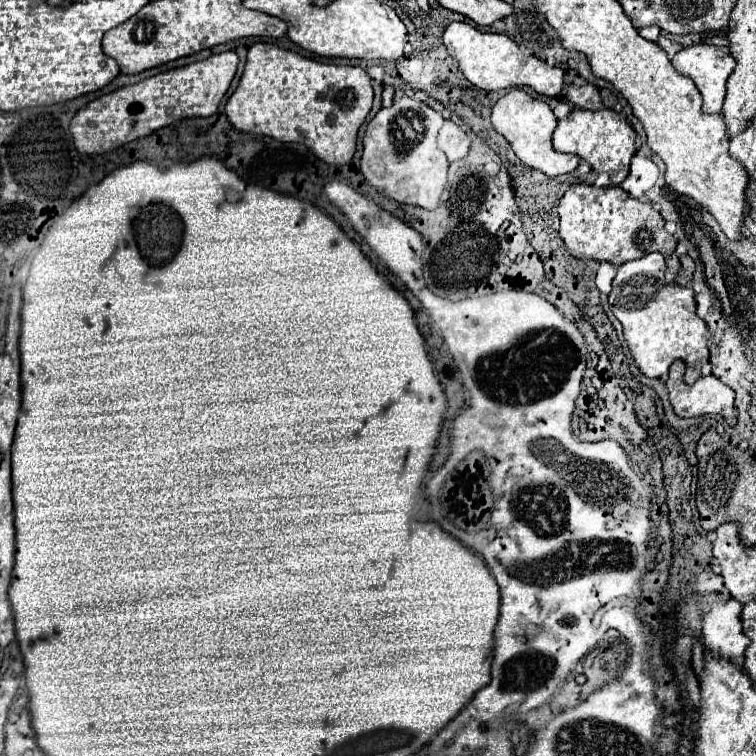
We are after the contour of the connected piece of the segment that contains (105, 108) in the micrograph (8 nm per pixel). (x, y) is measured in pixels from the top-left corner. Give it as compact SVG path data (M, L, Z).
M225 51L211 55L205 61L191 63L187 67L171 69L153 77L147 77L135 85L121 87L109 95L91 101L87 107L79 109L71 121L73 145L79 153L101 155L109 153L125 143L153 135L155 131L173 125L181 119L191 117L211 117L227 93L237 71L235 51Z

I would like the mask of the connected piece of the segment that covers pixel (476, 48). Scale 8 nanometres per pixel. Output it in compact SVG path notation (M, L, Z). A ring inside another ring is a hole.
M451 23L443 33L443 45L449 55L459 61L463 75L483 91L511 89L511 87L531 87L535 93L545 97L555 97L563 89L563 69L549 67L537 57L523 55L515 41L503 33L481 33L467 23Z

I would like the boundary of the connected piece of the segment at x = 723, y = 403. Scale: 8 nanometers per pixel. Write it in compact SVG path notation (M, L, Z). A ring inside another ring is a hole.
M675 361L669 369L667 389L669 389L669 401L673 411L683 417L699 417L699 415L721 415L729 423L733 423L733 399L735 393L721 383L717 377L707 375L701 377L695 385L687 385L683 381L685 375L685 363Z

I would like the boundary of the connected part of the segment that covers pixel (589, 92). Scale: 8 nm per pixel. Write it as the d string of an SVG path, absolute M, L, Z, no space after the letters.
M589 83L583 85L583 87L569 85L569 89L567 89L567 99L569 99L575 107L579 107L579 109L599 111L599 109L603 107L597 87L593 87L593 85L589 85Z

